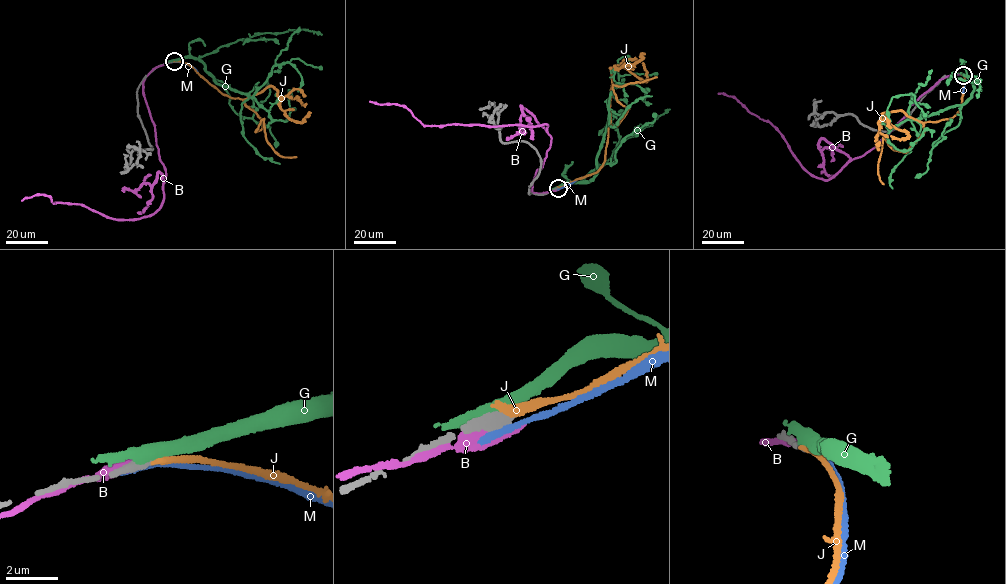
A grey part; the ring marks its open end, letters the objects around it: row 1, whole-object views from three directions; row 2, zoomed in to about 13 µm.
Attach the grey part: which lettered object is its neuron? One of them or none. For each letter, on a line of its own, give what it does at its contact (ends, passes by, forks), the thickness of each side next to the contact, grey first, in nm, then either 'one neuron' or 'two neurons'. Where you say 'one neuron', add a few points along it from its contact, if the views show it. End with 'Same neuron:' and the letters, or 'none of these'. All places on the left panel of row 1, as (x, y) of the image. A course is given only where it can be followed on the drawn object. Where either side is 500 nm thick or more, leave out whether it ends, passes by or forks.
B: it passes by | 440/440 nm | two neurons
G: 600/460 nm | two neurons
J: 550/280 nm | two neurons
M: 600/280 nm | two neurons
Same neuron: none of these

